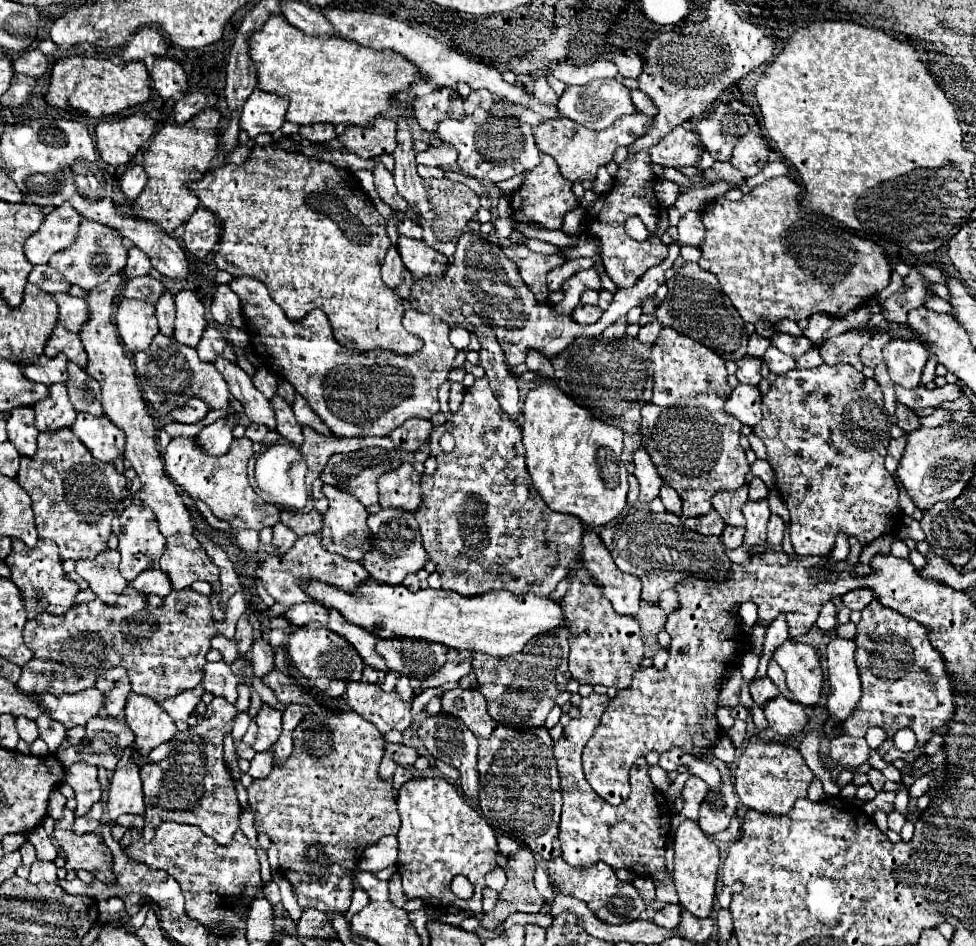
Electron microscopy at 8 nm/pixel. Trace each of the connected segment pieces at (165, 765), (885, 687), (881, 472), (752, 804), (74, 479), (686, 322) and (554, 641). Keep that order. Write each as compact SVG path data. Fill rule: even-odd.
M213 697L206 707L206 714L195 727L175 733L171 739L171 753L159 763L149 763L141 769L147 825L151 819L193 823L217 843L227 843L233 839L233 833L239 829L241 805L237 801L229 767L223 761L223 739L231 731L237 713L239 711L235 705L221 697Z
M873 599L861 611L861 621L857 623L853 641L857 645L855 663L863 685L863 697L859 709L843 721L841 735L829 743L831 759L845 769L855 769L867 761L865 755L869 755L871 747L865 741L865 733L869 727L885 729L887 737L877 747L877 753L887 763L895 759L913 763L921 755L925 741L933 737L933 729L945 725L945 721L953 717L953 685L945 673L945 661L941 661L941 655L927 639L929 631L913 619L897 619L895 615L893 609L885 609ZM903 727L913 729L917 737L917 749L909 753L899 751L893 743L893 735Z
M823 363L815 369L803 369L803 371L793 369L785 375L779 375L771 383L769 391L763 395L763 419L761 419L761 423L757 423L753 427L753 433L757 437L761 437L761 441L767 447L767 463L773 467L779 493L781 493L783 501L789 507L789 513L791 513L791 543L793 543L793 549L795 549L797 555L825 555L825 553L829 553L835 545L835 535L839 531L843 531L845 535L853 535L853 537L857 537L857 541L861 545L867 545L873 539L881 537L881 535L887 535L887 533L895 533L901 527L903 515L901 515L901 509L899 509L899 503L897 503L897 487L895 487L895 481L893 481L891 473L883 465L885 455L887 455L887 445L889 445L889 439L891 439L889 429L891 429L891 417L885 413L883 393L879 389L879 385L873 379L863 377L851 365L841 363L841 365L829 367L829 365Z
M751 737L735 769L735 791L741 803L749 809L757 809L769 815L787 813L797 799L807 797L807 789L811 781L813 781L813 773L805 765L797 749L781 743L765 743L759 737Z
M71 429L61 433L39 433L39 449L33 459L23 457L17 483L29 493L35 511L35 525L41 539L51 539L59 547L61 559L91 559L107 549L111 521L123 499L127 485L113 465L101 465Z
M685 261L681 269L675 271L673 279L669 281L669 295L665 303L657 309L655 317L665 327L671 327L671 325L685 327L691 339L713 349L723 359L739 361L745 357L747 335L745 335L745 325L739 313L733 309L733 303L723 293L717 277L713 277L713 273L705 273L697 263Z
M563 625L549 633L541 633L541 637L533 637L529 645L513 657L481 657L481 653L475 653L473 673L477 675L477 689L483 693L487 711L497 723L513 729L545 725L549 711L555 707L555 697L565 691L565 685L571 679L567 669L567 631L569 629Z

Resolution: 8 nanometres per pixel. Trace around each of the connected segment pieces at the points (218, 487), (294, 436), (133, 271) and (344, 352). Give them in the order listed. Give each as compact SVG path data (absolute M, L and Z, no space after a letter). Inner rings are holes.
M175 437L167 451L165 451L165 467L171 479L193 499L207 503L211 513L229 523L231 531L241 529L255 529L261 531L263 527L273 527L279 523L279 509L271 503L265 503L249 485L247 481L247 461L253 456L252 441L243 437L234 440L229 453L221 457L209 457L203 453L193 439Z
M281 397L271 399L271 405L273 405L275 415L277 415L277 431L279 431L279 435L283 439L287 439L289 443L299 447L303 443L303 433L301 433L301 425L297 423L297 419L293 415L291 405Z
M131 247L131 249L129 249L127 265L125 265L125 269L123 269L125 277L131 279L131 277L137 277L137 275L149 275L149 271L151 271L149 259L147 259L137 247Z
M235 277L229 287L241 299L249 345L261 365L275 377L289 381L335 437L385 437L407 419L429 419L439 413L437 389L447 381L457 355L457 349L449 343L451 327L439 317L413 309L405 311L402 319L405 329L425 341L423 349L411 357L379 351L357 353L337 345L329 319L321 309L293 323L273 303L261 281Z

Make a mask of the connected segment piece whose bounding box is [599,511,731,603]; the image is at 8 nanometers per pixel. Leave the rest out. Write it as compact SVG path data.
M643 513L639 515L625 515L617 517L601 531L601 541L609 549L615 559L615 565L623 573L631 573L639 579L647 579L651 589L643 589L643 601L657 603L661 591L673 589L677 581L685 577L699 577L699 579L717 579L725 581L729 575L729 557L723 551L723 543L719 537L705 537L687 529L681 517L673 513Z

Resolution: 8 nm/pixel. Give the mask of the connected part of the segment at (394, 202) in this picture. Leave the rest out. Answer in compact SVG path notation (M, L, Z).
M377 163L375 171L373 171L373 177L375 177L375 189L381 197L381 201L385 201L391 209L395 209L397 213L403 213L409 209L407 201L397 193L395 189L395 183L393 183L393 175L391 171L385 169L383 163Z

